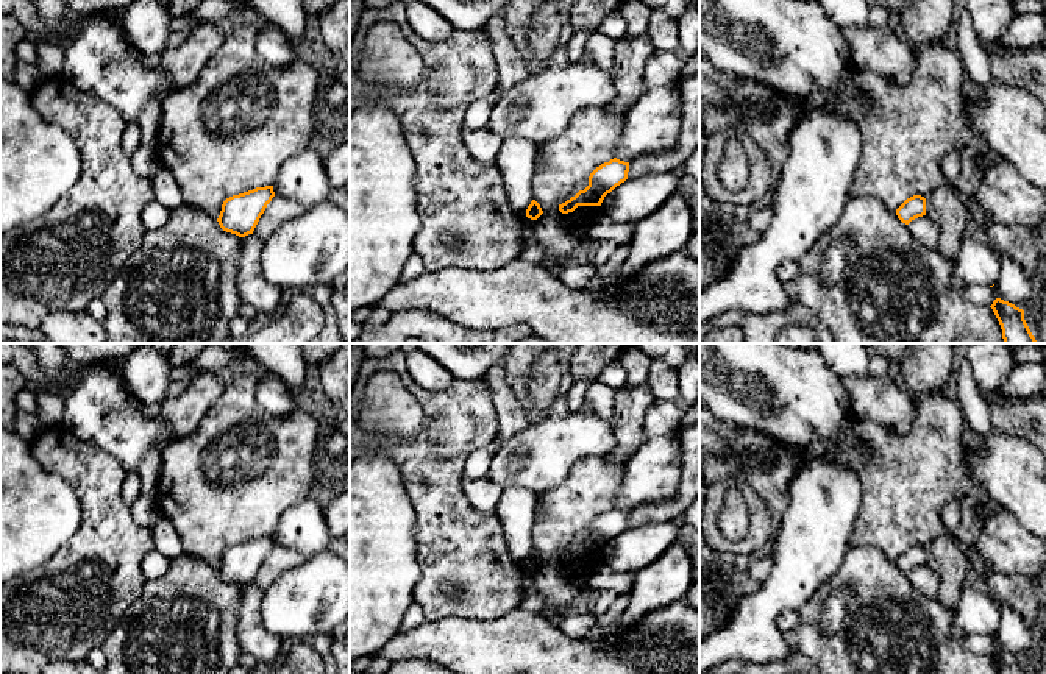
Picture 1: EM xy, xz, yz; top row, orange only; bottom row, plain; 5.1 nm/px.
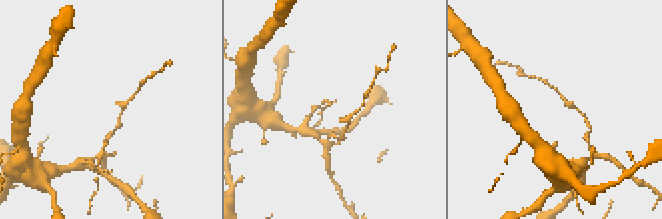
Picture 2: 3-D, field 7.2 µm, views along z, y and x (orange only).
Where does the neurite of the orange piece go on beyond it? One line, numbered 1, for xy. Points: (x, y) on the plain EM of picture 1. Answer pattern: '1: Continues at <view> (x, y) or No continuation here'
1: No continuation here

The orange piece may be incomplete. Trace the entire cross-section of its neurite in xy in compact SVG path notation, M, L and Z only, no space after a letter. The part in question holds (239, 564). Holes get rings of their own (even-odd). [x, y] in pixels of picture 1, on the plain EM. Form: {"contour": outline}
{"contour": "M265 535L226 548L217 568L220 577L239 587L253 584L273 546L273 535Z"}

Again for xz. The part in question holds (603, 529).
{"contour": "M617 507L596 516L589 526L589 535L575 546L559 554L562 563L573 562L578 555L601 555L604 546L628 529L629 512Z"}

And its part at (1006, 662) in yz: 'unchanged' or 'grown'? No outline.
unchanged

